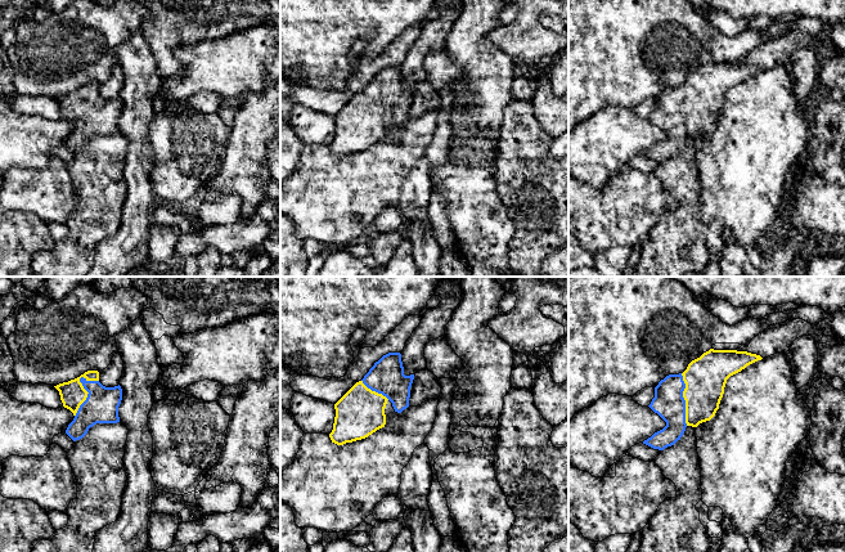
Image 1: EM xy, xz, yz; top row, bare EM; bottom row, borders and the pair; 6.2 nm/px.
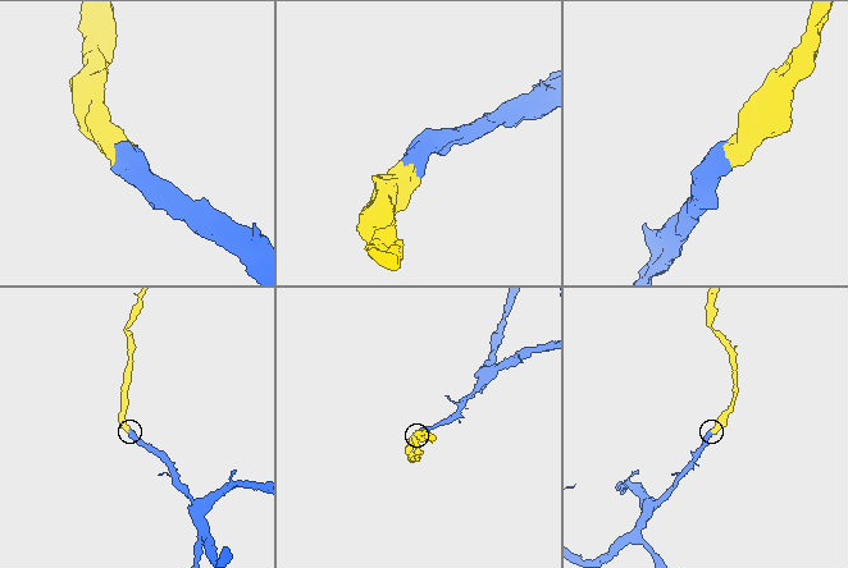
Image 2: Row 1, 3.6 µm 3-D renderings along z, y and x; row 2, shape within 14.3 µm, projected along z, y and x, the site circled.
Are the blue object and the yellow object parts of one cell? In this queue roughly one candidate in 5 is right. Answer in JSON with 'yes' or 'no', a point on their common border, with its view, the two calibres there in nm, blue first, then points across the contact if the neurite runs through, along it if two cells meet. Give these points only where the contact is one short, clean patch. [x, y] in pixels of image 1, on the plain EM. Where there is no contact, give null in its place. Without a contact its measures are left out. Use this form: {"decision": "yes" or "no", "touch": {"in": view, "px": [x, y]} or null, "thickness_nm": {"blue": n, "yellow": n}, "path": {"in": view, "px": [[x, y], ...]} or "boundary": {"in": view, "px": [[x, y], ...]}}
{"decision": "yes", "touch": {"in": "xy", "px": [84, 99]}, "thickness_nm": {"blue": 220, "yellow": 160}, "path": {"in": "xy", "px": [[102, 116], [84, 99], [77, 106], [72, 106]]}}

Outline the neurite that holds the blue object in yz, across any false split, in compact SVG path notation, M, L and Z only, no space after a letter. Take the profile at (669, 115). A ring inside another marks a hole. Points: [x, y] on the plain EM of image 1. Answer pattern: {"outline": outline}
{"outline": "M710 60L692 72L683 85L666 87L655 99L655 109L648 117L666 134L666 138L643 156L664 162L680 152L687 138L697 139L700 135L710 133L719 121L727 91L761 71L760 67L747 63Z"}

